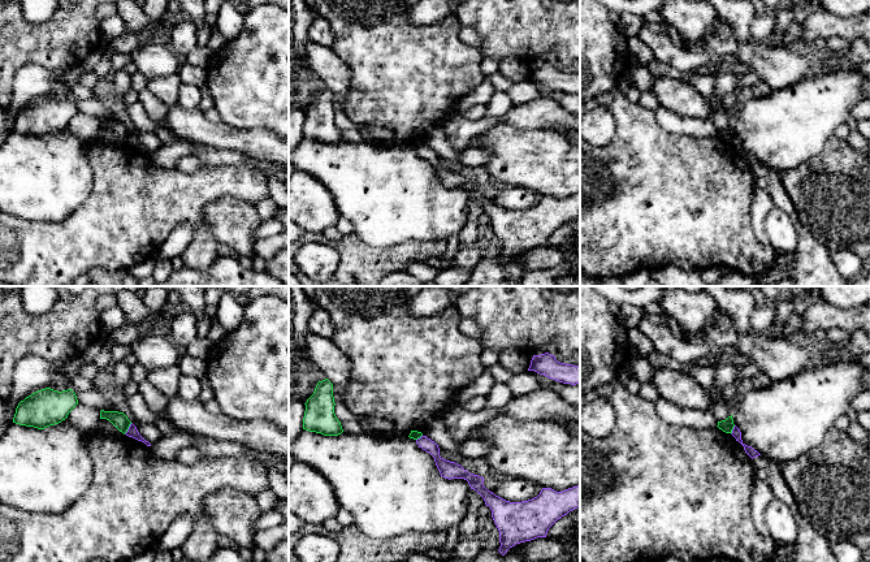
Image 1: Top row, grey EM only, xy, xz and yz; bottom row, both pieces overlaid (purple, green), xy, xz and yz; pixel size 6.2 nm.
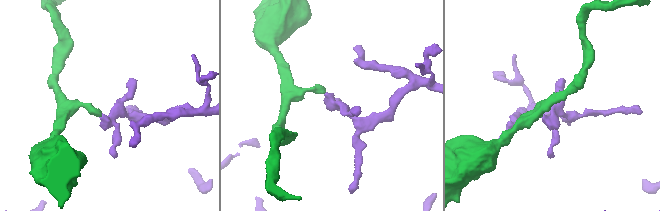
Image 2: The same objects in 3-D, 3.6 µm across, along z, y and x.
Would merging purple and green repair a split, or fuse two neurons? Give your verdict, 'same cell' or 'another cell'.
another cell

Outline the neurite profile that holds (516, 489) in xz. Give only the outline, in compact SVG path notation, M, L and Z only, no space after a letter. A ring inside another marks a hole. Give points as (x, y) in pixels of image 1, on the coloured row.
M506 477L493 490L493 493L510 502L521 502L537 497L542 487L537 483L527 481L519 477Z

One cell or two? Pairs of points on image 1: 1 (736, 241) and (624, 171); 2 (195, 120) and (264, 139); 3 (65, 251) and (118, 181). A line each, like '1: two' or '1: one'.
1: one
2: one
3: one

